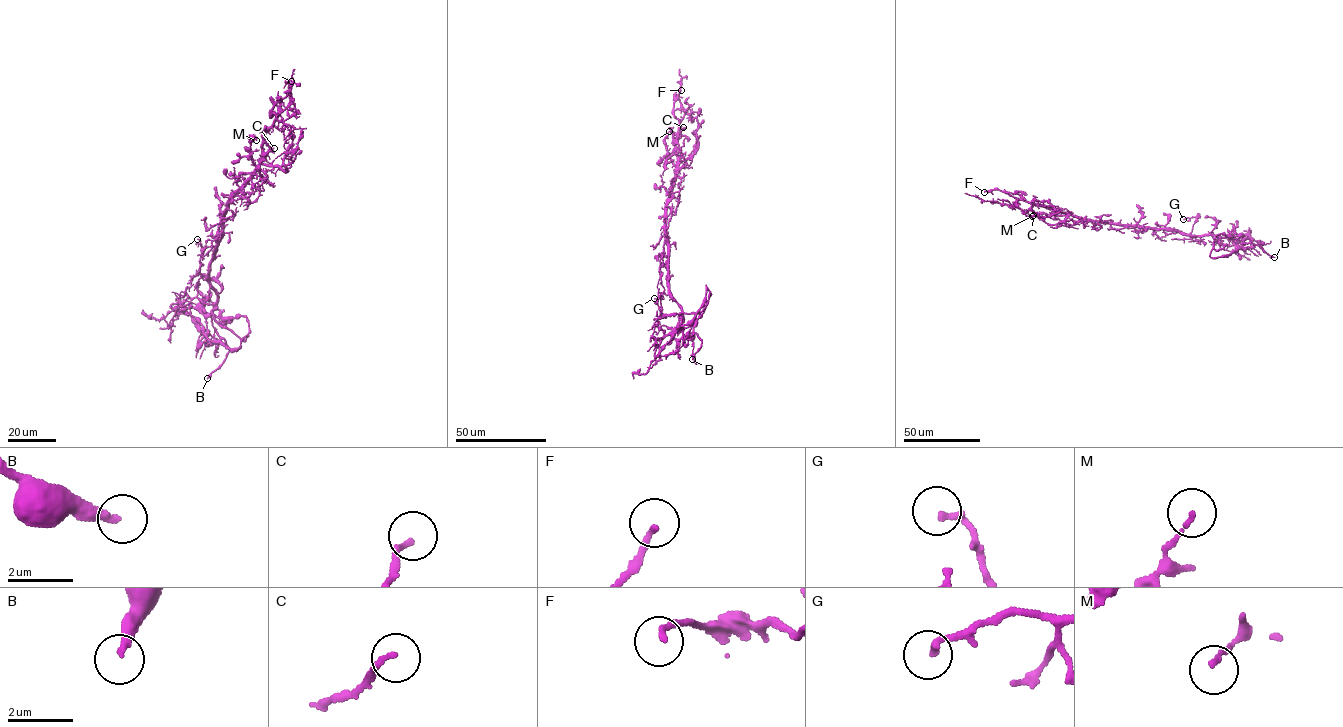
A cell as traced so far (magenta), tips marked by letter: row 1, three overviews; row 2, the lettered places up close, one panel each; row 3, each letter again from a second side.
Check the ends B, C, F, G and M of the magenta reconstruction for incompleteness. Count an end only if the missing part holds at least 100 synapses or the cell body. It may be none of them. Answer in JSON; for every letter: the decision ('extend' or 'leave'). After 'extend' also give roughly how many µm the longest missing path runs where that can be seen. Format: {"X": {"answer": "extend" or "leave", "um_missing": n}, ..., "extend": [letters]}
{"B": {"answer": "extend", "um_missing": 40}, "C": {"answer": "leave"}, "F": {"answer": "leave"}, "G": {"answer": "leave"}, "M": {"answer": "leave"}, "extend": ["B"]}

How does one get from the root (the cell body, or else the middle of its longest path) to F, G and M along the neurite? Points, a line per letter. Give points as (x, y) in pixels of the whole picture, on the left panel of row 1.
F: (225, 216), (236, 190), (250, 177), (258, 163), (267, 128), (289, 103), (288, 81), (291, 81)
G: (225, 216), (204, 279), (200, 271), (202, 246), (197, 239)
M: (225, 216), (236, 190), (255, 169), (251, 136), (256, 140)

